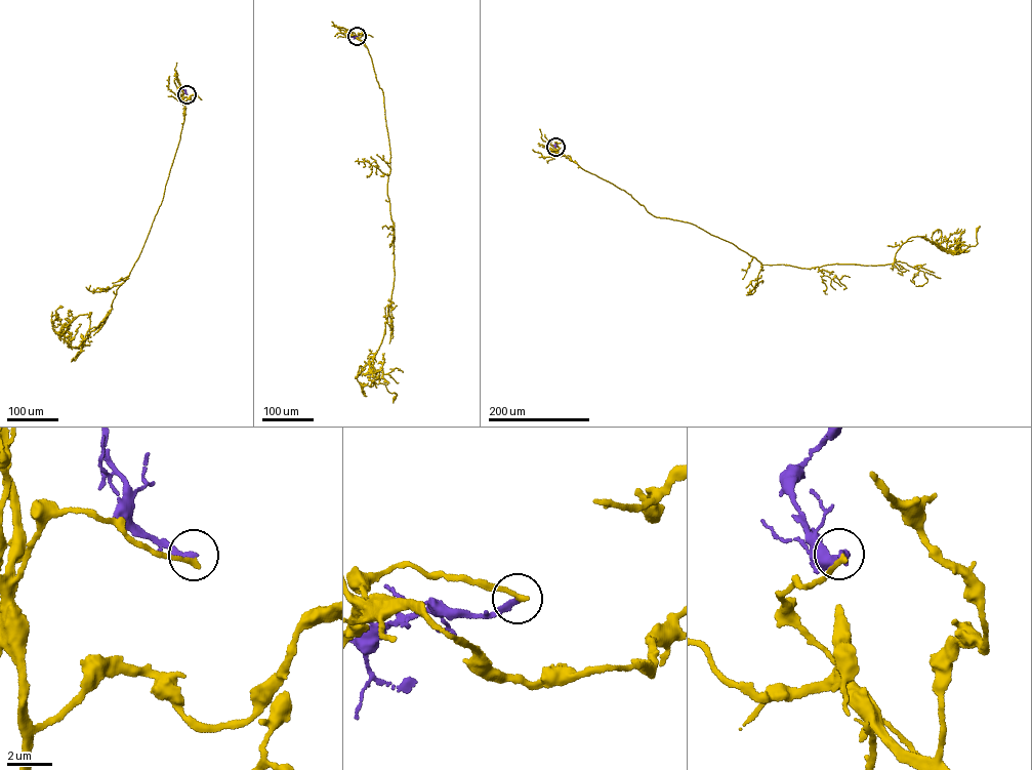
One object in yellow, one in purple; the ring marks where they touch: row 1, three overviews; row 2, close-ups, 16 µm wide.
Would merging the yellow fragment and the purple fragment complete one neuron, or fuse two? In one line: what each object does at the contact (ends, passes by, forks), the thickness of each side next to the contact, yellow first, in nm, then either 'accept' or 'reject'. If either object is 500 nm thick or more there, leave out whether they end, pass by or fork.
yellow ends; purple ends; calibres 240 and 240 nm; reject

